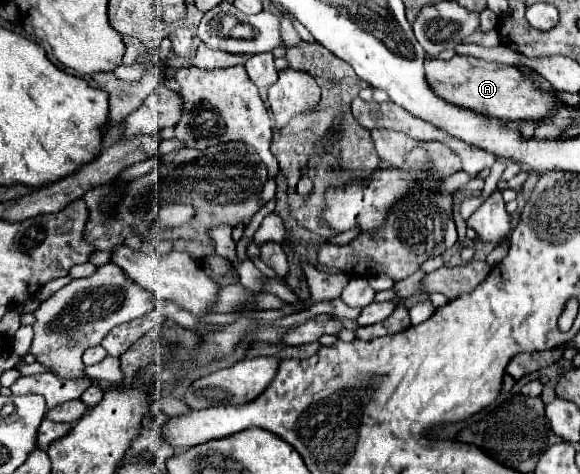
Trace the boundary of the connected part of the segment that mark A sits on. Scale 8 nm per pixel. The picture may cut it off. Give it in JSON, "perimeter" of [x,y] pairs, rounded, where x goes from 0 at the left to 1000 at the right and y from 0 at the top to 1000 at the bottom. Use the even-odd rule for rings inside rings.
{"perimeter":[[[781,118],[778,127],[740,122],[733,135],[733,156],[753,203],[764,203],[778,219],[791,219],[860,253],[943,253],[953,228],[964,228],[964,219],[971,224],[971,215],[953,194],[933,190],[916,160],[902,156],[888,139],[840,131],[812,118]]]}

